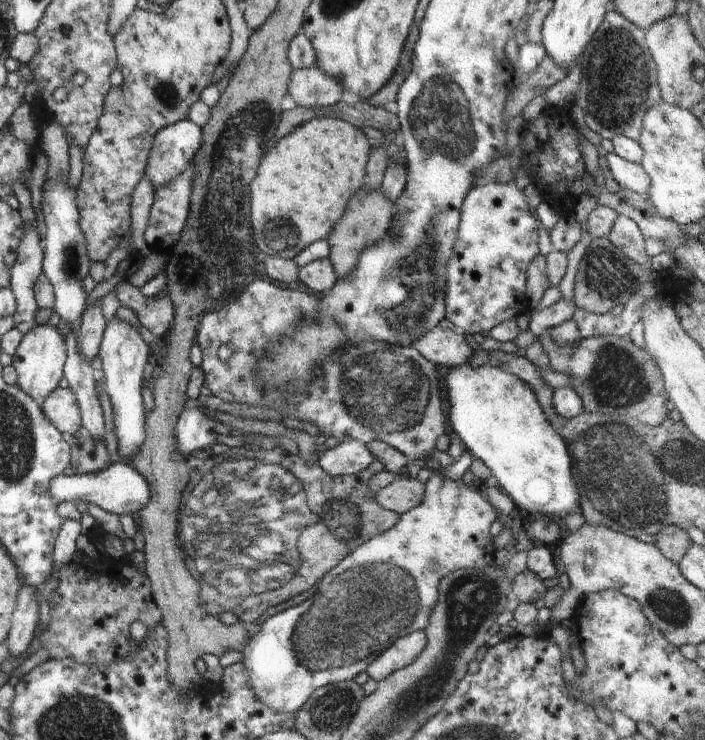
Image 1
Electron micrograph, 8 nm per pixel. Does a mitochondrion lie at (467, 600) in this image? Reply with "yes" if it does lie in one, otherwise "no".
yes

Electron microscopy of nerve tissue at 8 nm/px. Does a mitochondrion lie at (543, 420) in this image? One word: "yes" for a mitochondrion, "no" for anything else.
no

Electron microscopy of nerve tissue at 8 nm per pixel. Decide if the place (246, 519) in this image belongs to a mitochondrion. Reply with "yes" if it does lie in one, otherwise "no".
yes

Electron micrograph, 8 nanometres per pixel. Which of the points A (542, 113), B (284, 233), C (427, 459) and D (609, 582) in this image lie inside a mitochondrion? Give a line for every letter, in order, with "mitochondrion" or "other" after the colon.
A: other
B: mitochondrion
C: other
D: other

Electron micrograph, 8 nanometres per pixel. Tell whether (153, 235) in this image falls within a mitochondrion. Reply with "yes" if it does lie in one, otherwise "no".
no

